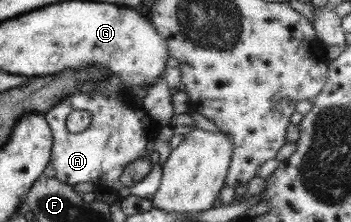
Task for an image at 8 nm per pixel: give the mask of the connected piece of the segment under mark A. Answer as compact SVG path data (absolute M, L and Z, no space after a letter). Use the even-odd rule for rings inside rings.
M110 75L107 79L108 83L102 90L65 95L42 114L52 134L49 163L55 169L54 177L70 187L81 182L92 182L95 186L105 186L117 196L133 195L143 199L150 198L160 183L162 169L158 163L153 164L150 172L131 188L123 186L119 177L128 164L154 152L153 140L161 126L149 120L140 107L130 108L130 100L124 100L129 88L115 75ZM73 110L85 110L91 115L88 127L81 132L69 133L65 129L65 116Z

